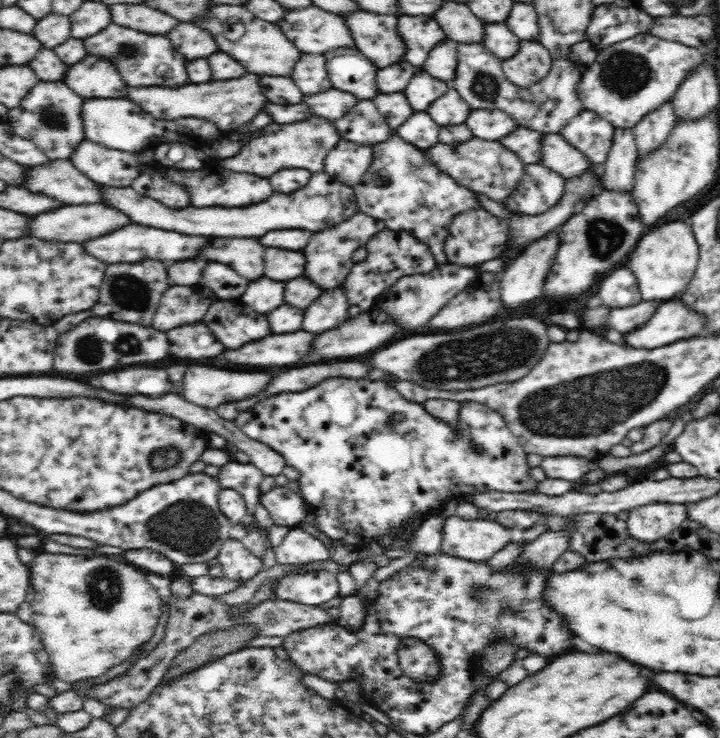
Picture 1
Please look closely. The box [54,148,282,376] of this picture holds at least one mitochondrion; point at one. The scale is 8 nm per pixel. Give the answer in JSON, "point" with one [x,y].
{"point":[136,290]}

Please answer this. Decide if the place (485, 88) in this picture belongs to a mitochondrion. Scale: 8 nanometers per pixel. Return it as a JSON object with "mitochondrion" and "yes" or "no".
{"mitochondrion":"yes"}

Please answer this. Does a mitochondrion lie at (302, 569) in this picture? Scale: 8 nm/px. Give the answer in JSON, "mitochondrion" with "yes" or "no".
{"mitochondrion":"no"}

